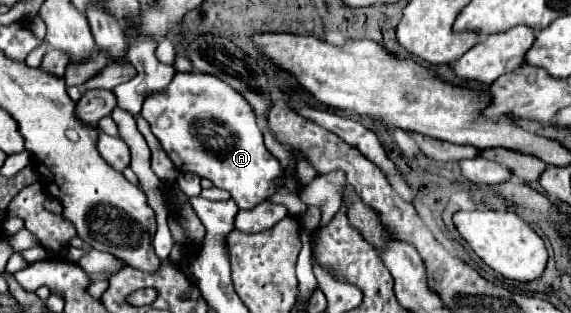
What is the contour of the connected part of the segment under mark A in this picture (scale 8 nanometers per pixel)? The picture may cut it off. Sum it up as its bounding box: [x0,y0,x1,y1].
[140,73,282,209]

